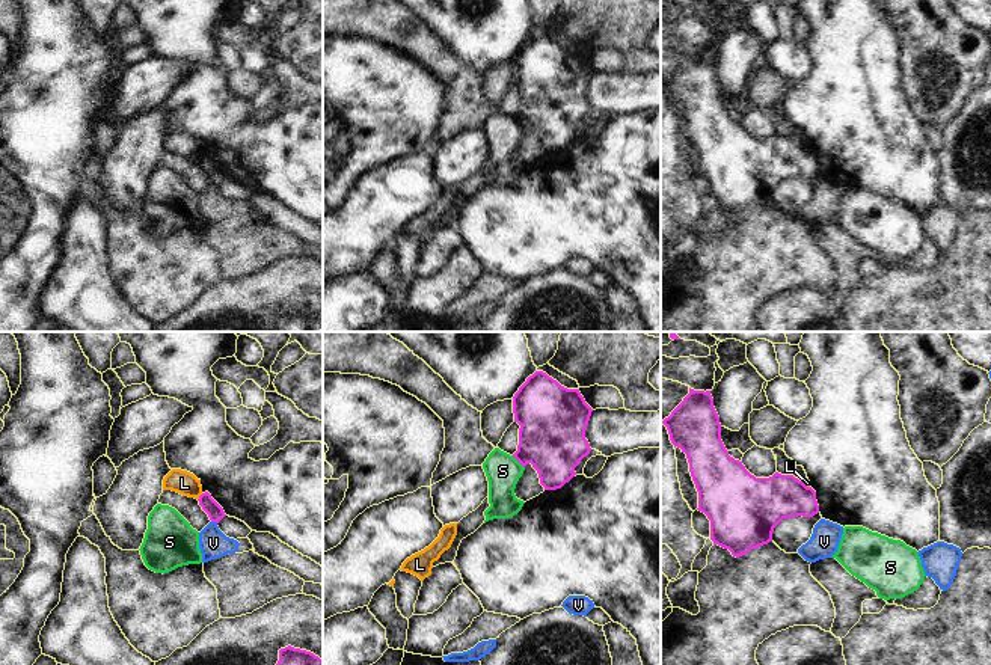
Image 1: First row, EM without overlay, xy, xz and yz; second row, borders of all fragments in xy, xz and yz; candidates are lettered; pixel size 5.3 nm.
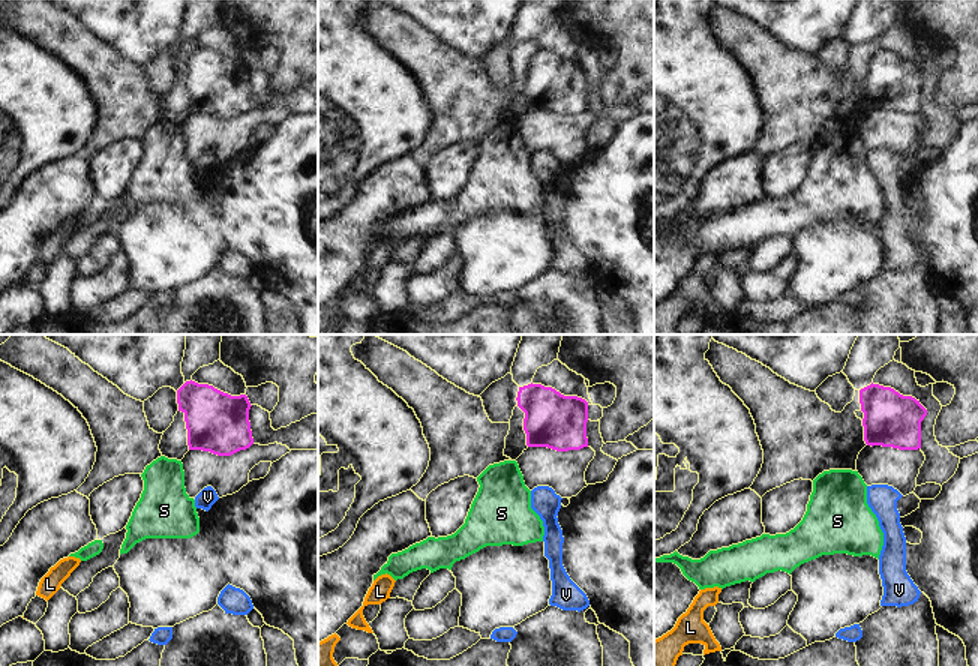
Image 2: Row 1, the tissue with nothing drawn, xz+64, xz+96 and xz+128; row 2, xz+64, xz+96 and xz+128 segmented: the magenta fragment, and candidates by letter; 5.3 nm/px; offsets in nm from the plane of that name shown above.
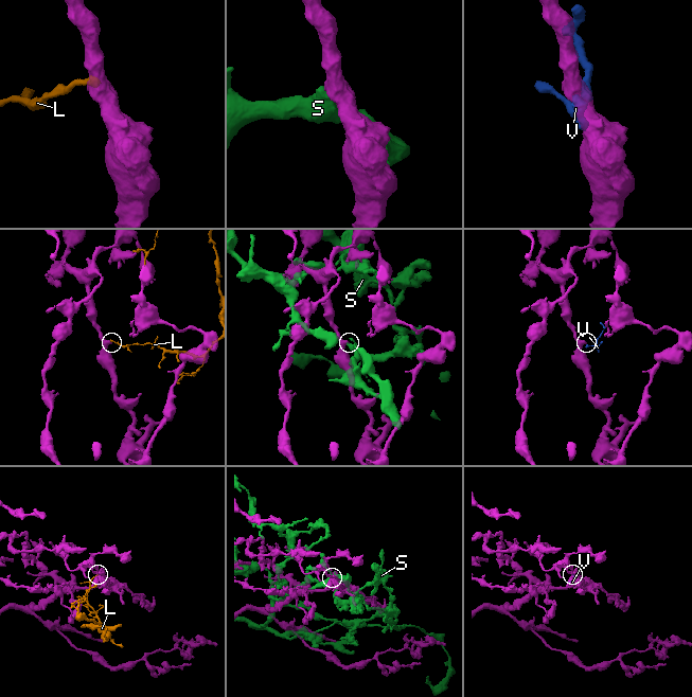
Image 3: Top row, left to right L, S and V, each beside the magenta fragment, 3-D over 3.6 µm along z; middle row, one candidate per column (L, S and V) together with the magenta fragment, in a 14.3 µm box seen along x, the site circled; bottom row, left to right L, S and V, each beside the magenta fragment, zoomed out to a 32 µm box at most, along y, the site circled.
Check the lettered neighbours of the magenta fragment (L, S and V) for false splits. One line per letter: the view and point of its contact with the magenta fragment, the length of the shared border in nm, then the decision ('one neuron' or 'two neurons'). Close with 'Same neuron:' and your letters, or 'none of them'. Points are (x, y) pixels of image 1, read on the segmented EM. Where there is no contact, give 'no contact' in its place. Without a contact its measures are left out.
L: contact xy (199, 496); length 50 nm; two neurons
S: contact xz (518, 460); length 100 nm; two neurons
V: contact xy (214, 520); length 40 nm; two neurons
Same neuron: none of them

